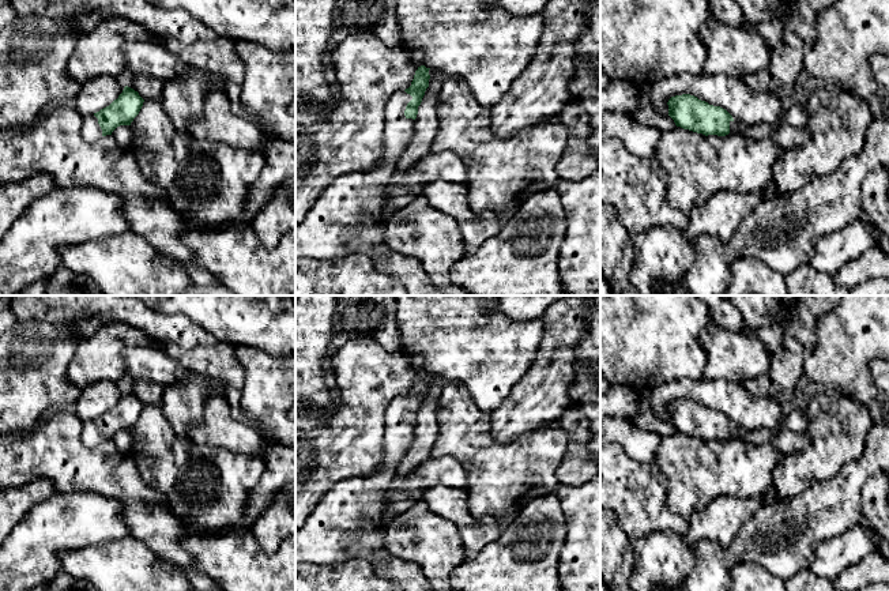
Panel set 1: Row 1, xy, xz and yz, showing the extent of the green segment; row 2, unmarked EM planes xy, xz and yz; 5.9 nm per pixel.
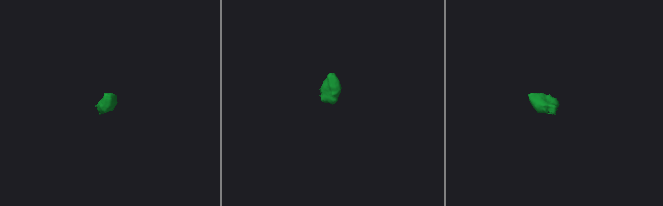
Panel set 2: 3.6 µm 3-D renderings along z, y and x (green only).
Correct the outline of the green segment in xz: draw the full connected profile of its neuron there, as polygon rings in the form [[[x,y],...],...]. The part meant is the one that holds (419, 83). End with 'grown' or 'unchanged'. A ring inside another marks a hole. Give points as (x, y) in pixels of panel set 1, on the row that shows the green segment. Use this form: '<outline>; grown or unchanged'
[[[425,65],[415,71],[411,86],[404,91],[395,93],[385,106],[385,142],[384,157],[372,170],[350,173],[332,181],[320,195],[313,207],[308,211],[305,219],[295,225],[295,257],[309,257],[313,260],[338,260],[357,253],[368,255],[372,260],[380,248],[391,251],[385,241],[385,219],[381,217],[383,195],[387,182],[391,180],[396,162],[413,139],[411,125],[414,124],[418,106],[422,102],[426,89],[429,87],[429,69]]]; grown

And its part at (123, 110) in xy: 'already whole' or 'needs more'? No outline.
needs more

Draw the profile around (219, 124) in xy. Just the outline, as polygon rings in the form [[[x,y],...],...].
[[[222,89],[206,94],[203,116],[193,121],[189,133],[199,140],[263,150],[267,138],[249,120],[237,116]]]

